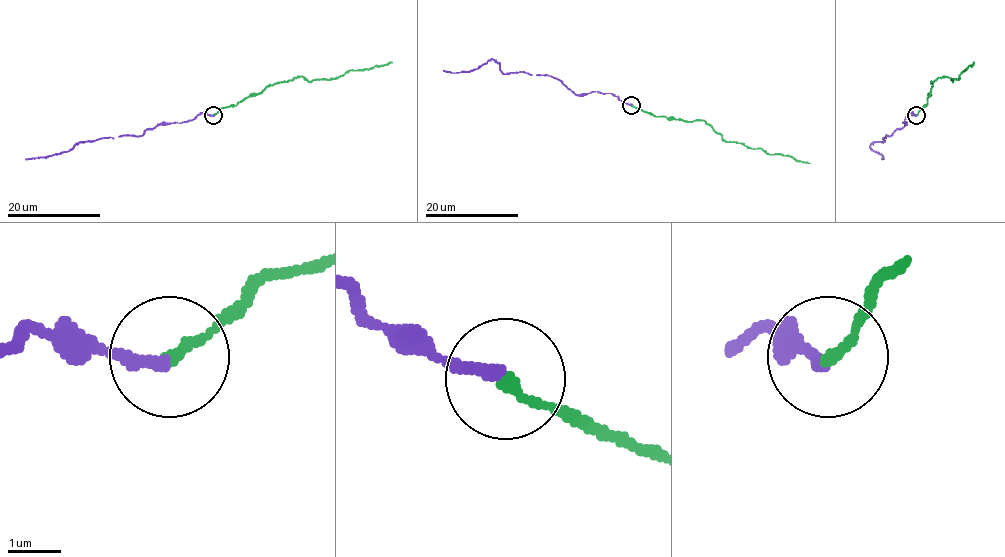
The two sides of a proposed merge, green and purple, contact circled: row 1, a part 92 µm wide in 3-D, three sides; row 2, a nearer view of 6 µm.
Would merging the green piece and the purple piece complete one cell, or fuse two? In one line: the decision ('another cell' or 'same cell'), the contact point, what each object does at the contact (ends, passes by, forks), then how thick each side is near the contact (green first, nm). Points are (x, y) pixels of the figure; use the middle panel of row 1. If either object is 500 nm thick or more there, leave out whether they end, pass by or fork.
same cell; place (631, 105); green ends; purple ends; calibres 200 and 240 nm

